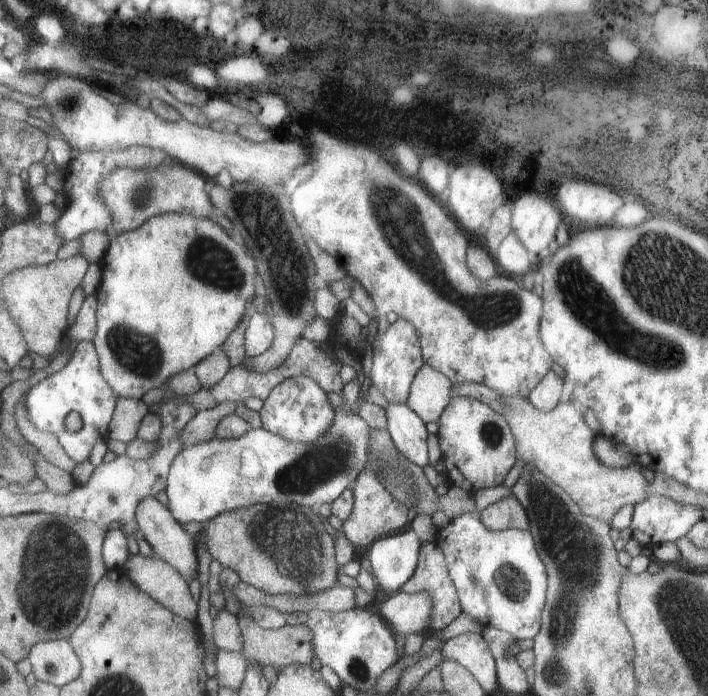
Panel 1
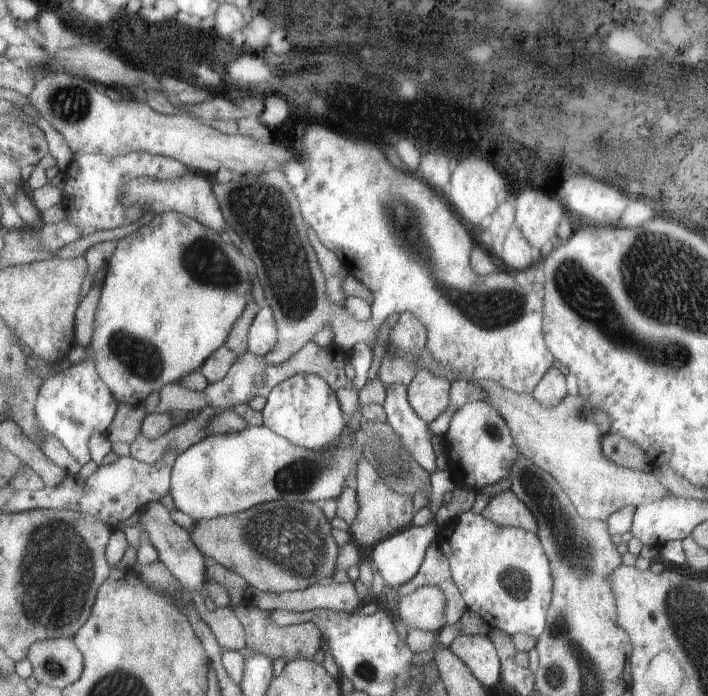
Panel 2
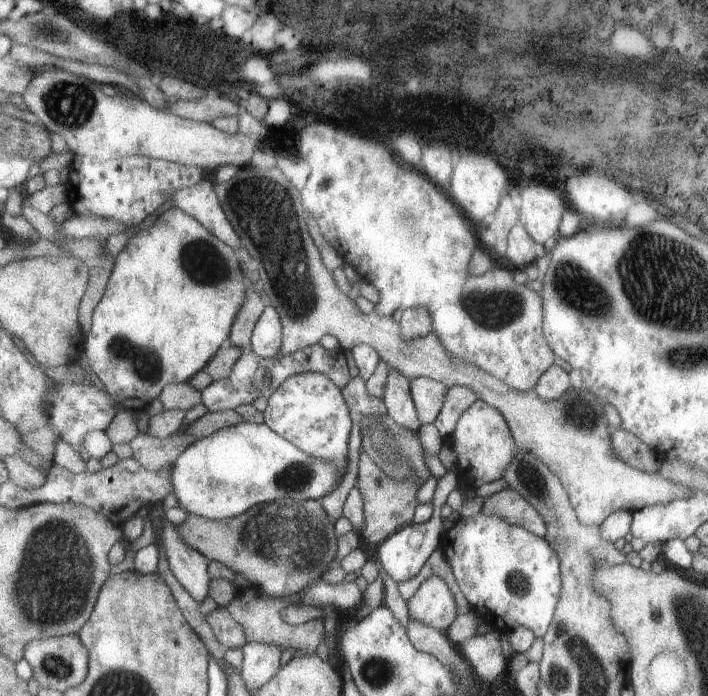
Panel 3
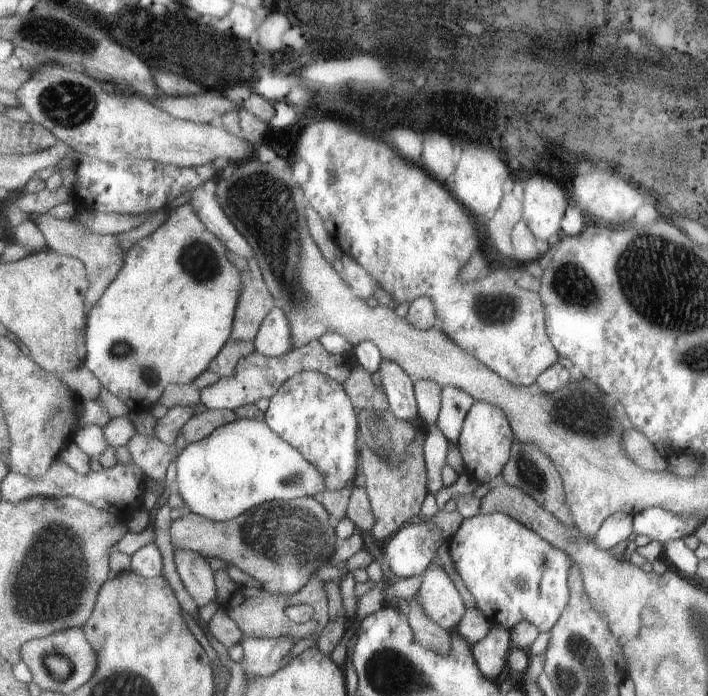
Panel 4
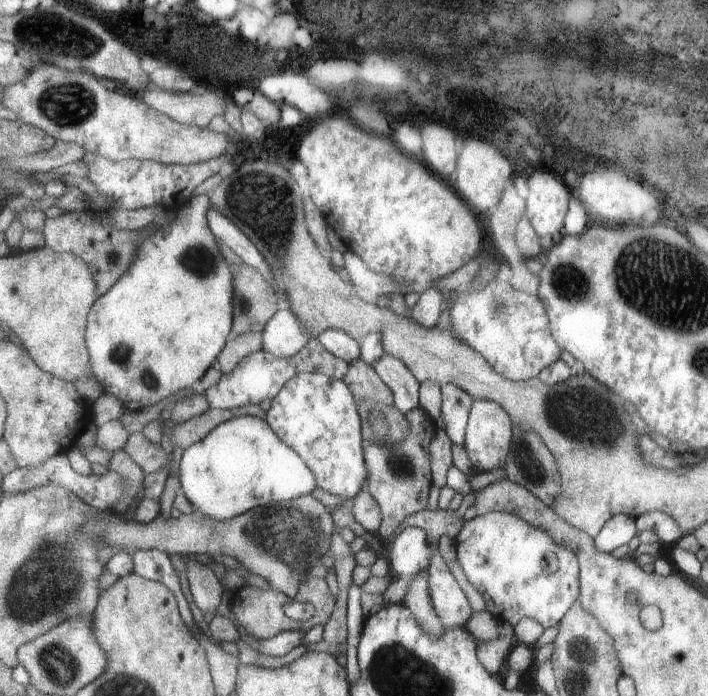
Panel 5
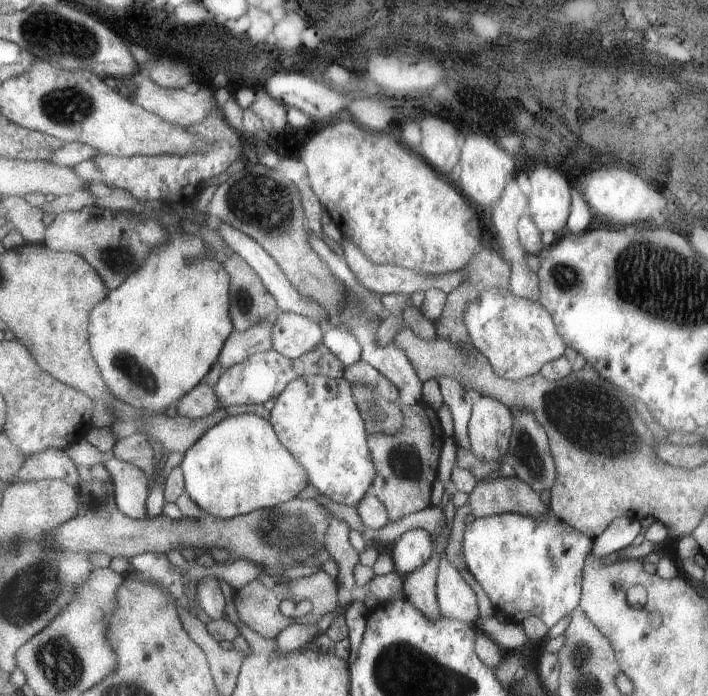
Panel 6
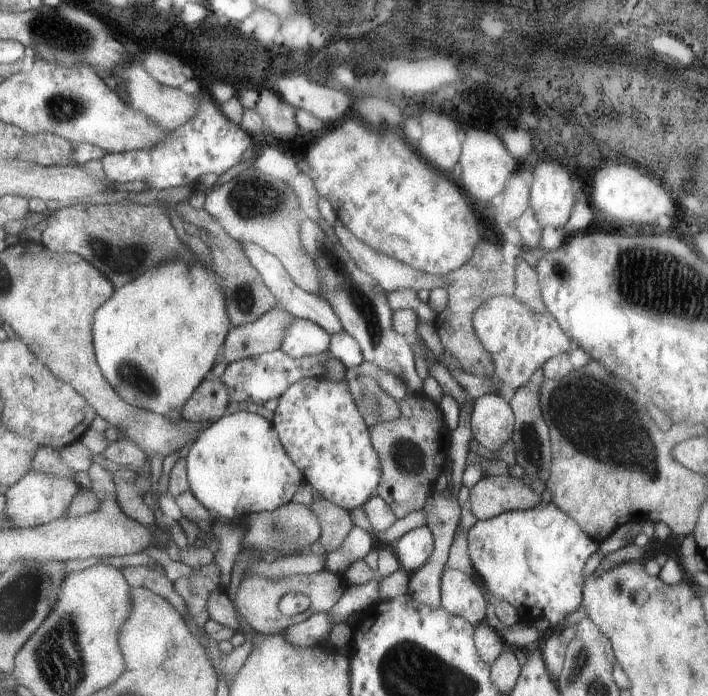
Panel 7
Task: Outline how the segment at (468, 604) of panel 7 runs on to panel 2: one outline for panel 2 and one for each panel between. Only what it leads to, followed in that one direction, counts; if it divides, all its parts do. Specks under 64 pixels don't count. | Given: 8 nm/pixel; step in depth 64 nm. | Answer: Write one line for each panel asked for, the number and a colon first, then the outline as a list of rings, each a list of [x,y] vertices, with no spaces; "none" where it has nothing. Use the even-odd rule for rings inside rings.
2: [[[425,586],[417,592],[399,598],[397,616],[411,630],[441,632],[447,626],[447,598],[439,586]]]
3: [[[429,578],[419,592],[407,602],[409,620],[423,622],[441,632],[447,632],[451,624],[459,618],[459,604],[451,586],[445,578]]]
4: [[[435,558],[425,574],[425,582],[419,588],[419,600],[425,614],[429,614],[433,622],[449,632],[463,622],[463,616],[469,610],[449,574],[439,566],[439,558]]]
5: [[[435,548],[435,558],[431,562],[429,574],[429,594],[437,616],[449,630],[457,626],[463,628],[475,612],[457,578],[451,574],[447,562],[439,554],[439,548]]]
6: [[[439,552],[439,576],[437,576],[437,596],[441,604],[443,618],[467,622],[469,626],[479,620],[479,604],[473,588],[463,582],[459,570],[447,560],[445,552]]]

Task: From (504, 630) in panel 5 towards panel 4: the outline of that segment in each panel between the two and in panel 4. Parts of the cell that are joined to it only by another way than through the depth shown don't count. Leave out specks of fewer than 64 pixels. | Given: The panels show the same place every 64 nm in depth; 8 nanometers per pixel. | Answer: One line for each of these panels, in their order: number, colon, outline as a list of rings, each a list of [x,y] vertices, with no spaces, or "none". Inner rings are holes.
4: [[[493,624],[491,630],[487,630],[487,636],[471,646],[479,670],[491,678],[497,680],[503,670],[511,662],[511,650],[513,650],[513,634],[509,628]]]

